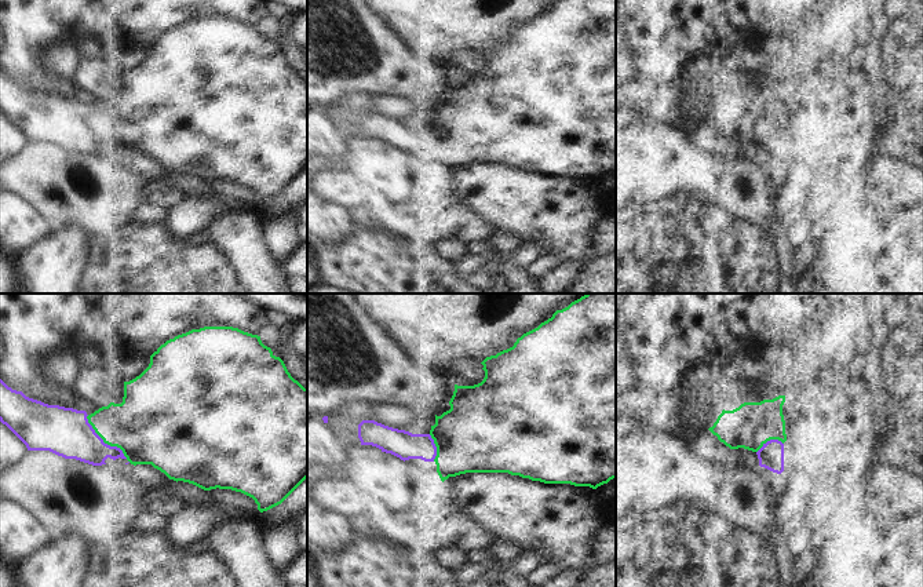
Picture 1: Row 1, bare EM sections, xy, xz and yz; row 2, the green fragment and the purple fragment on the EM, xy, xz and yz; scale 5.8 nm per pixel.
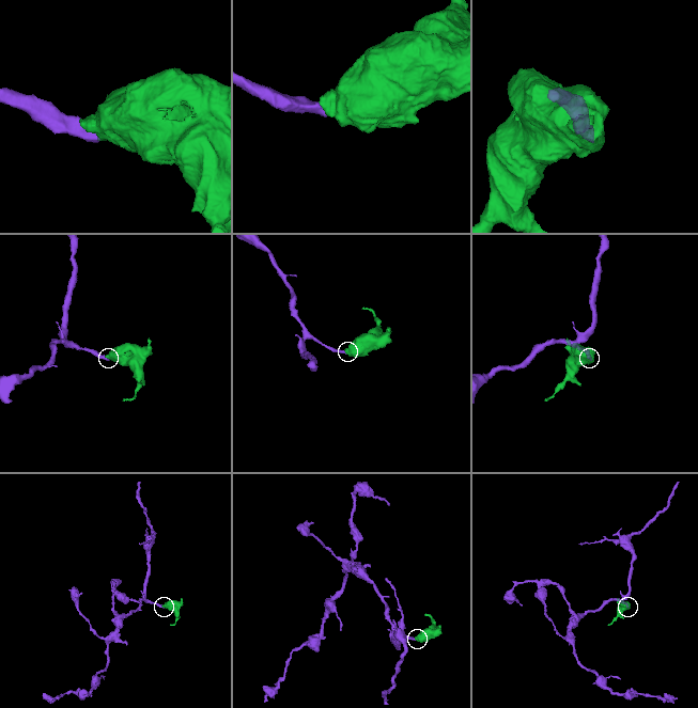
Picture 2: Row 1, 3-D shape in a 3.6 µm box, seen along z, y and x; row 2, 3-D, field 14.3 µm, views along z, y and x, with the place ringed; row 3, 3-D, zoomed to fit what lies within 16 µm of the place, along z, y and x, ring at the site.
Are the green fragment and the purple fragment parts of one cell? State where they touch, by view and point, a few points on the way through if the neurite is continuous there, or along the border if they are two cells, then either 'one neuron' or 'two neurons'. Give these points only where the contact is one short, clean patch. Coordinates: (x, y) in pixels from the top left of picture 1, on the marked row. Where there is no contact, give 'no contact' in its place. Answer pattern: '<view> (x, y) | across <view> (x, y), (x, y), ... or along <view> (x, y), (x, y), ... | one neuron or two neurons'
xy (104, 441) | across xy (143, 426), (116, 430), (104, 441), (65, 431) | one neuron

